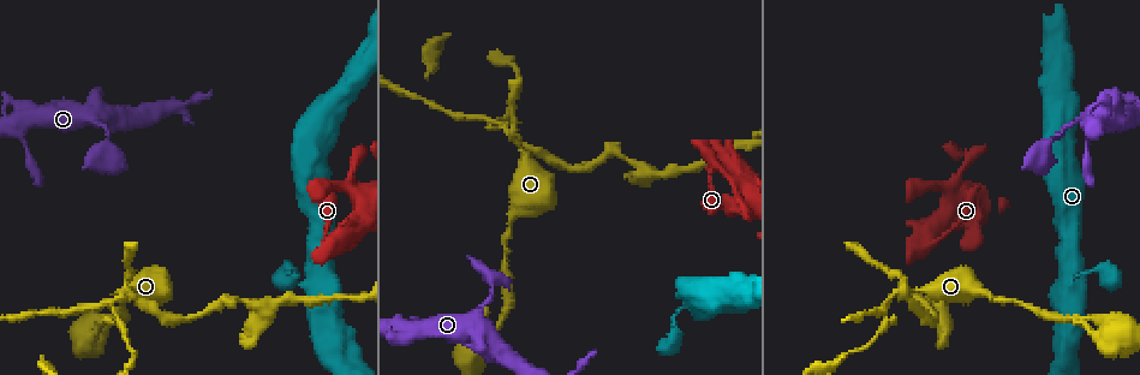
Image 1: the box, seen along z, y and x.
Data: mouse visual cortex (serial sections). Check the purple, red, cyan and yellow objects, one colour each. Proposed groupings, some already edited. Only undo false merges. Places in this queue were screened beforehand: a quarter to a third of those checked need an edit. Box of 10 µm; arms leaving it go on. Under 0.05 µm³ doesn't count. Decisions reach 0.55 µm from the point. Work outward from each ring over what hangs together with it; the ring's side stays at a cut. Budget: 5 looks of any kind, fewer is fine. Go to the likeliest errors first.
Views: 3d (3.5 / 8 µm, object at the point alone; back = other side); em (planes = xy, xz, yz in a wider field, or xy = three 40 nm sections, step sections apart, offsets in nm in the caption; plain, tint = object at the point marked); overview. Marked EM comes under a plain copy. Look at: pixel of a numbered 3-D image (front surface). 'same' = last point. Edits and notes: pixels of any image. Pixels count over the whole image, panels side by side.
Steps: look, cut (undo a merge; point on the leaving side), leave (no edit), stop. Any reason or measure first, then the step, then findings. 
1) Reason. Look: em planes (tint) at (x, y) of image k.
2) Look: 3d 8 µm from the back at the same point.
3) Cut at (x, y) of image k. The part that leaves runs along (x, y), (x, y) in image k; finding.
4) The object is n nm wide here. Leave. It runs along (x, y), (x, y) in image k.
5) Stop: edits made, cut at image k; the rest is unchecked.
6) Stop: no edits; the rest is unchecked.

Sharp bend. Look: 3d 3.5 µm at (910, 296) of image 1.

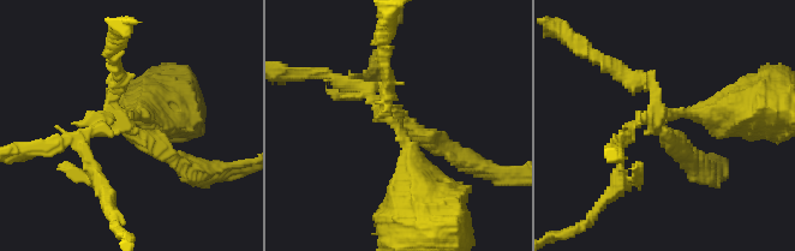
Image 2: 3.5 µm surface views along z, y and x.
4 arms meet here; the arms are 150, 200, 200, 400 nm wide; now the EM. Look: em xy step 1 (tint) at (134, 123) of image 2.

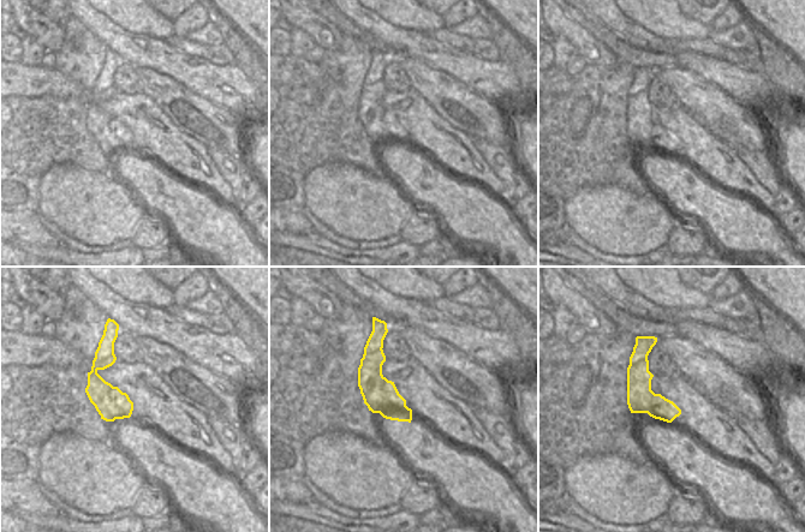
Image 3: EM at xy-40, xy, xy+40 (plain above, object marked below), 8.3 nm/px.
Leave. It runs along (740, 109), (676, 113), (667, 125), (698, 169) in image 2; all the same cell.

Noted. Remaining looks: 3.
A fork. Look: 3d 8 µm at (931, 245) of image 1.

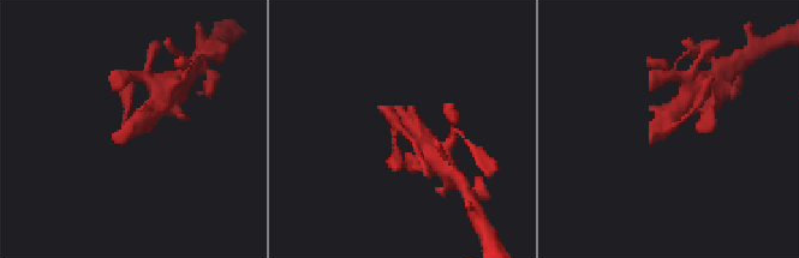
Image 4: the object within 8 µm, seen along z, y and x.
Zoom in. Look: 3d 3.5 µm at the same point.

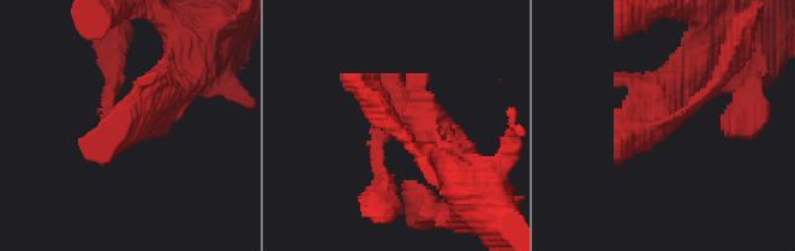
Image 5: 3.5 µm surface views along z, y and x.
Look: em xy step 3 (tint) at (663, 121) of image 5.

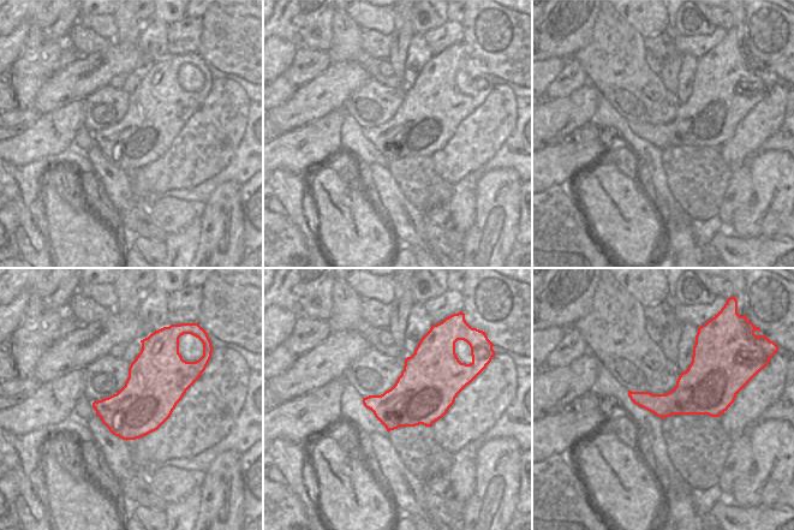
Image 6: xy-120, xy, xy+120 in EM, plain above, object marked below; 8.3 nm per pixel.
Leave. One cell here.

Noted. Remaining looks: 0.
Stop: no edits; the rest is unchecked.

